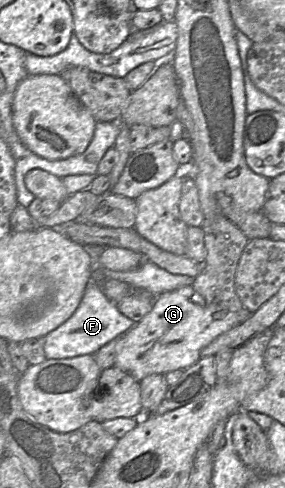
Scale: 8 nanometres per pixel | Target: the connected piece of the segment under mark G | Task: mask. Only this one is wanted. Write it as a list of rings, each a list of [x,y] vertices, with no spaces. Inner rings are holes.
[[[188,285],[156,296],[151,311],[131,329],[121,336],[117,346],[115,366],[131,374],[139,383],[151,374],[167,374],[174,370],[184,370],[200,358],[201,350],[219,335],[241,324],[251,313],[243,308],[232,311],[222,303],[204,304],[203,297]]]

